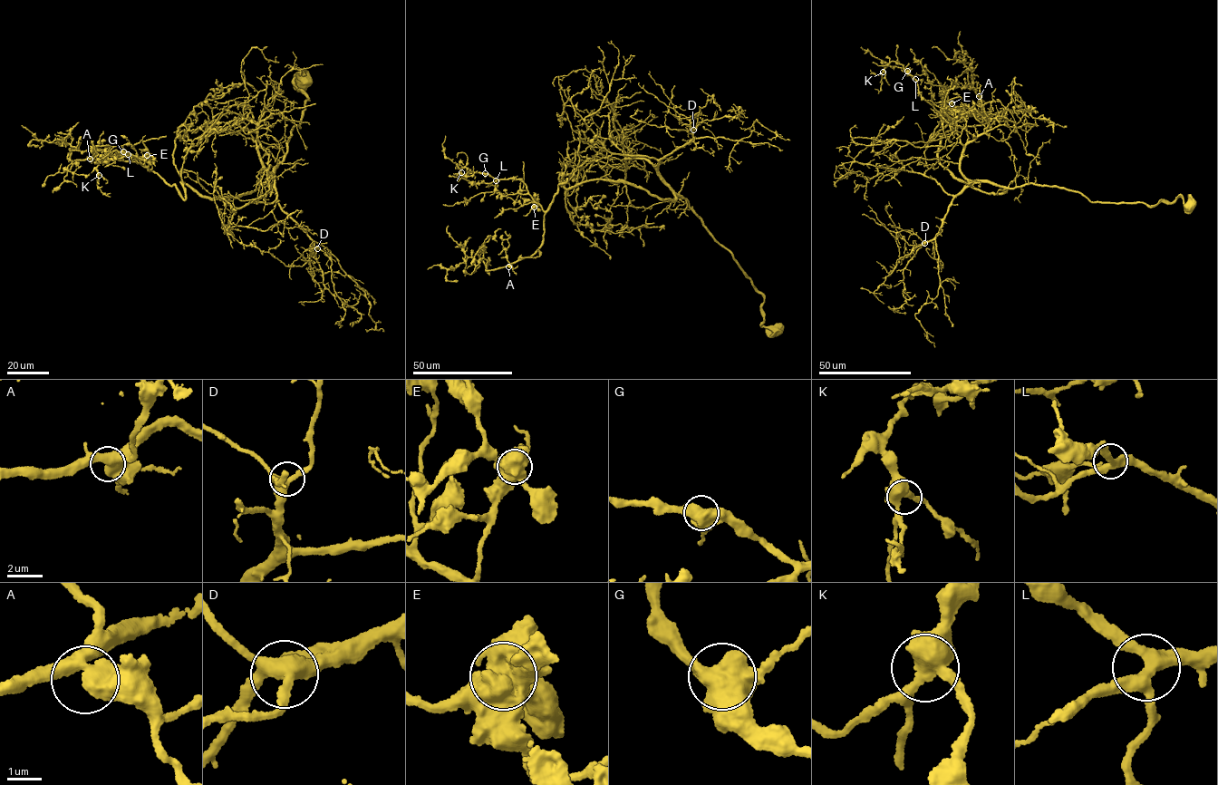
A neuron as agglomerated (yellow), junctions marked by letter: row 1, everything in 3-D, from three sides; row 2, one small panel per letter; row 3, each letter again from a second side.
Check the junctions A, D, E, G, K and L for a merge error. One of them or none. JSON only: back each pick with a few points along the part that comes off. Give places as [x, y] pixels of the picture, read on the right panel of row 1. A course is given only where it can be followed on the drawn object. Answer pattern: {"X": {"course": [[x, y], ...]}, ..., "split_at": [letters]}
{"E": {"course": [[952, 103], [944, 87], [924, 82]]}, "split_at": ["E"]}

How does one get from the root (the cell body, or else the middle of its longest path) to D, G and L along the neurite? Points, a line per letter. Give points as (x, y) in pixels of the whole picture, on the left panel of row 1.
D: (305, 80), (292, 82), (309, 100), (301, 127), (292, 130), (274, 169), (275, 186), (279, 207), (317, 248)
G: (305, 80), (292, 82), (309, 100), (301, 127), (250, 193), (203, 198), (180, 182), (184, 199), (123, 151)
L: (305, 80), (292, 82), (309, 100), (301, 127), (250, 193), (203, 198), (180, 182), (184, 199), (128, 154)

